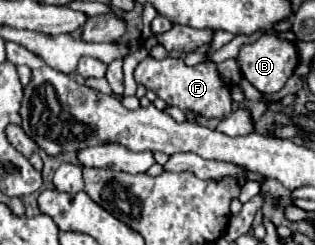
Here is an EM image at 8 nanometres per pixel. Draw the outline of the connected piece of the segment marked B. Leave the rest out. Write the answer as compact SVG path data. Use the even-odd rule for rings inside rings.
M263 35L259 37L255 43L243 45L237 57L243 77L261 93L277 93L283 89L285 81L293 75L295 67L299 65L299 53L297 53L297 45L285 39L279 39L275 35Z

